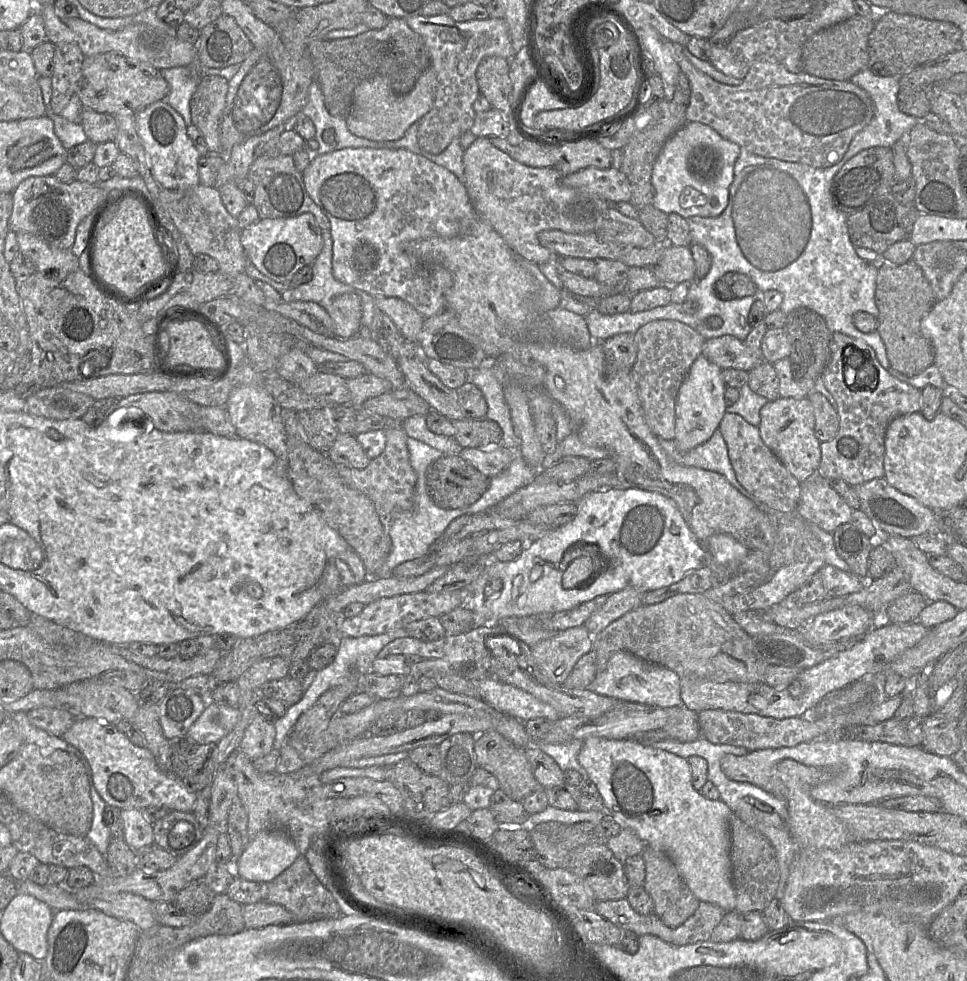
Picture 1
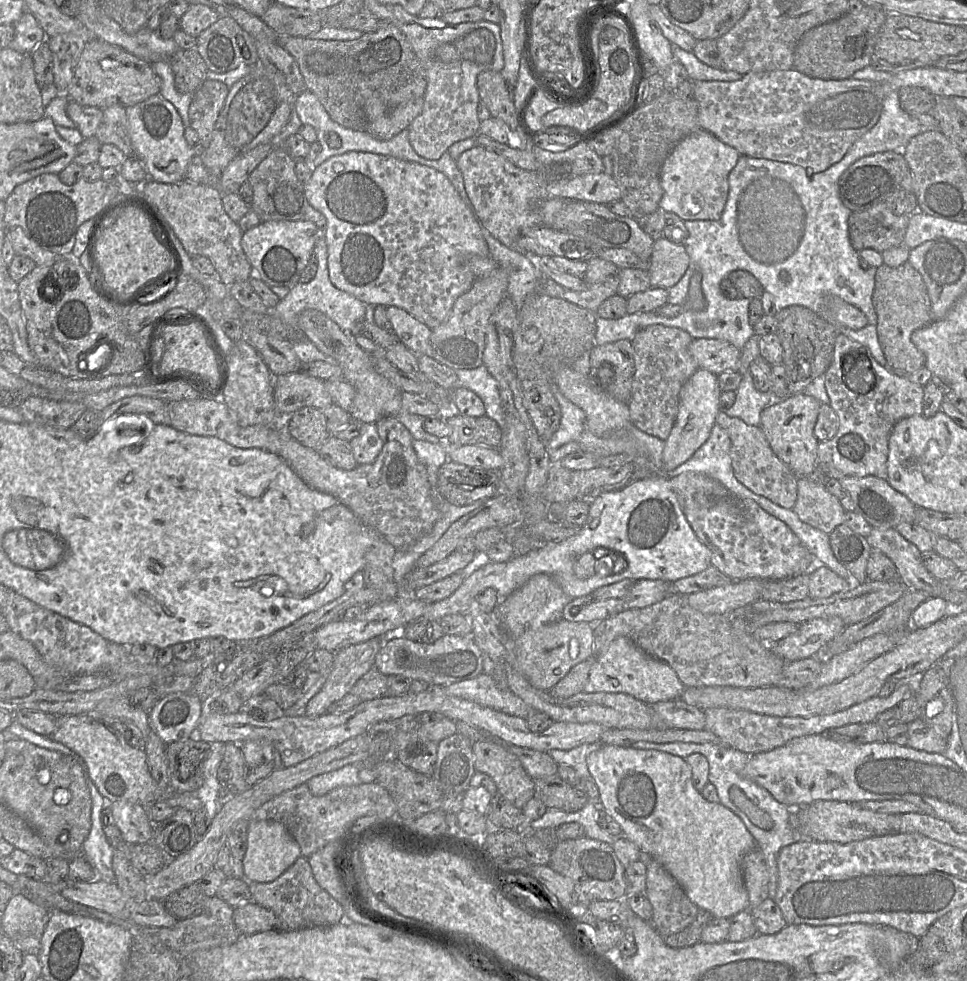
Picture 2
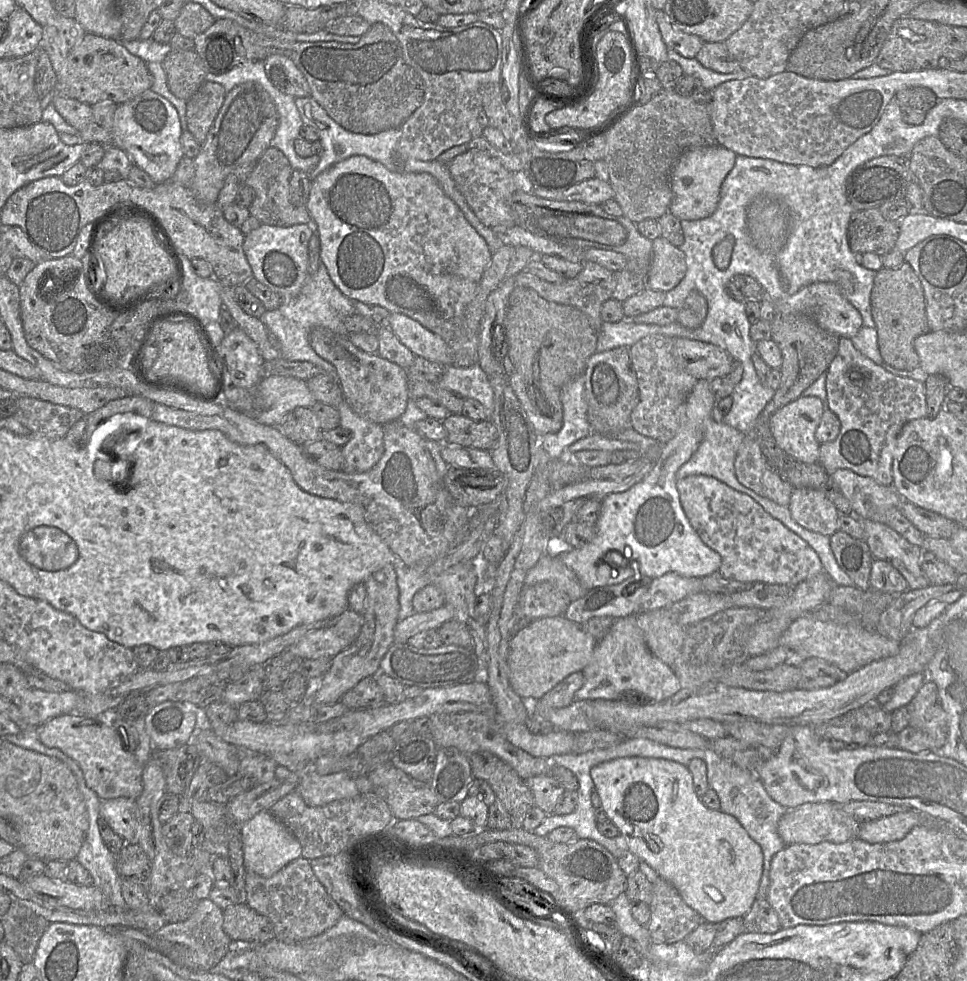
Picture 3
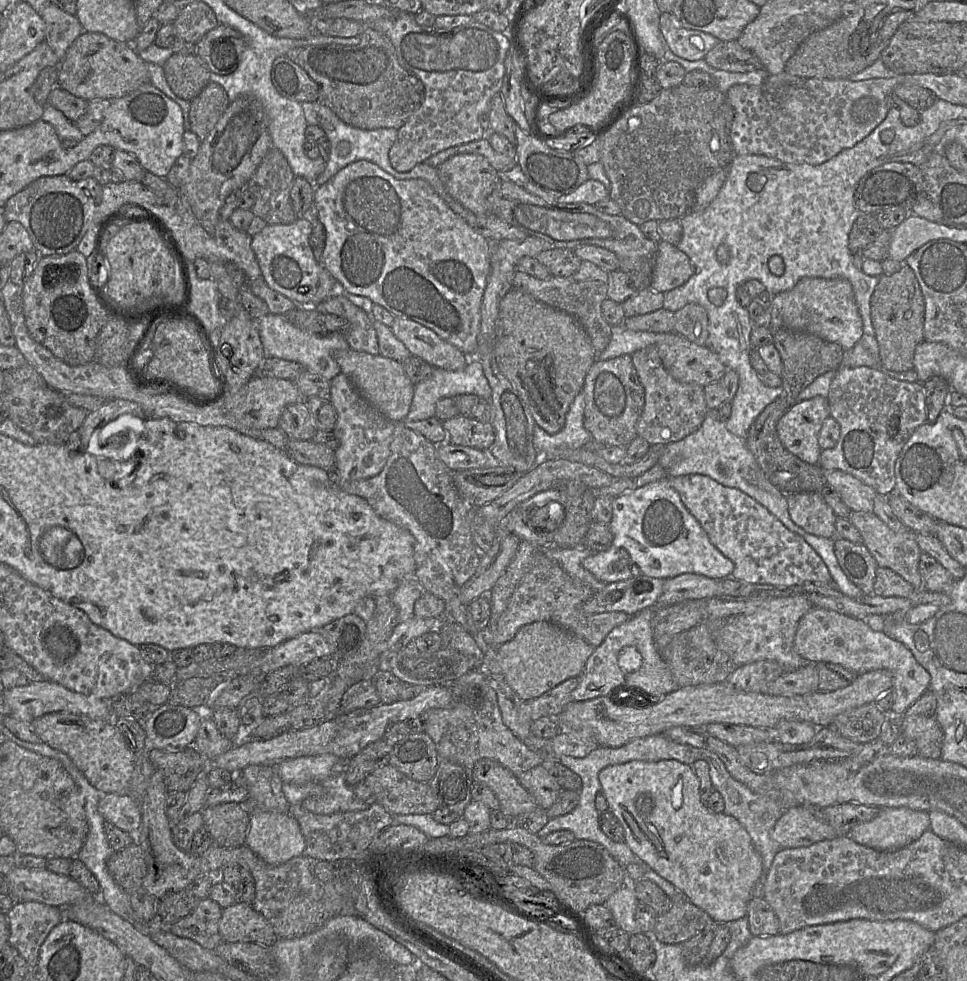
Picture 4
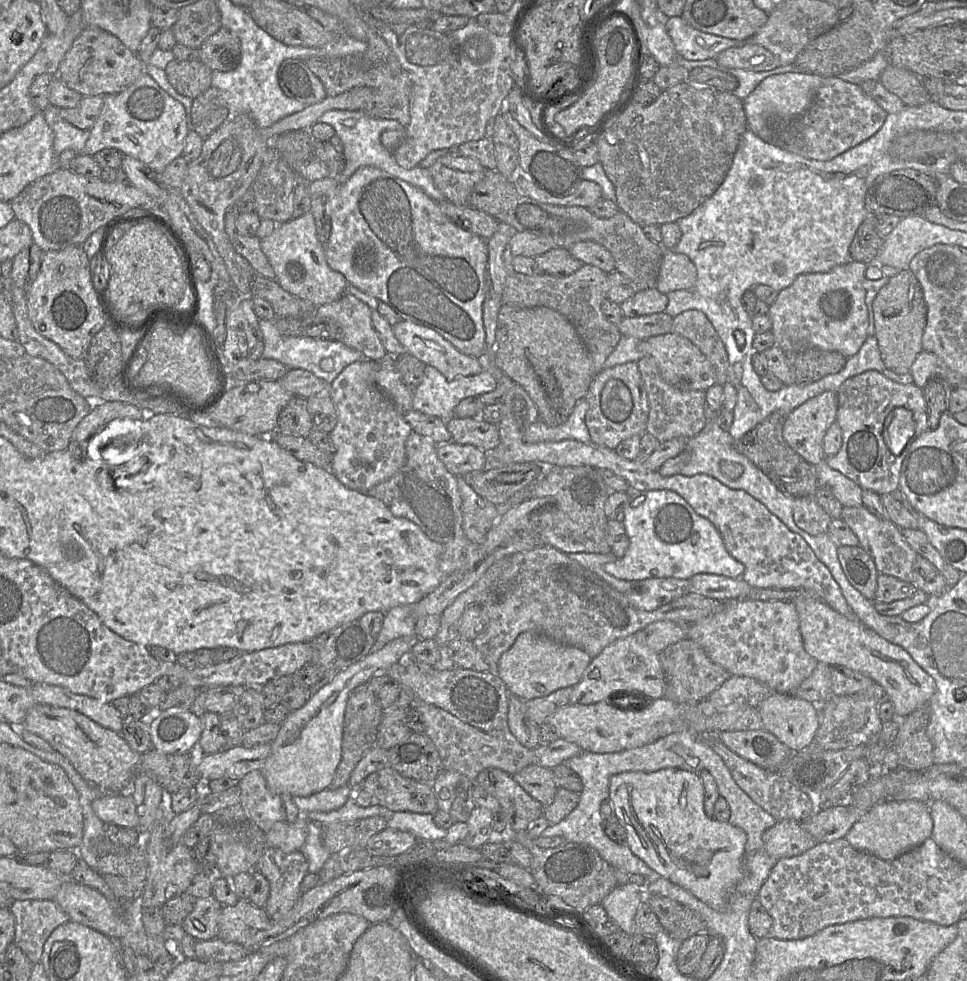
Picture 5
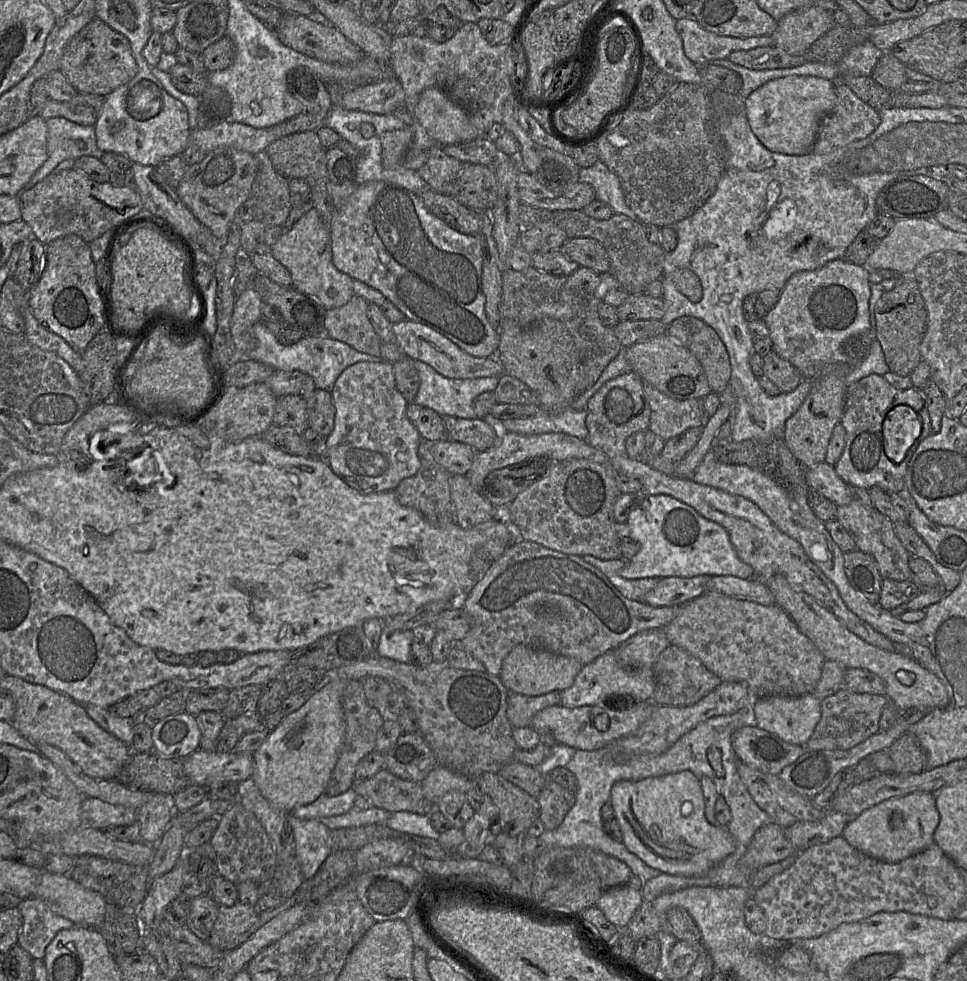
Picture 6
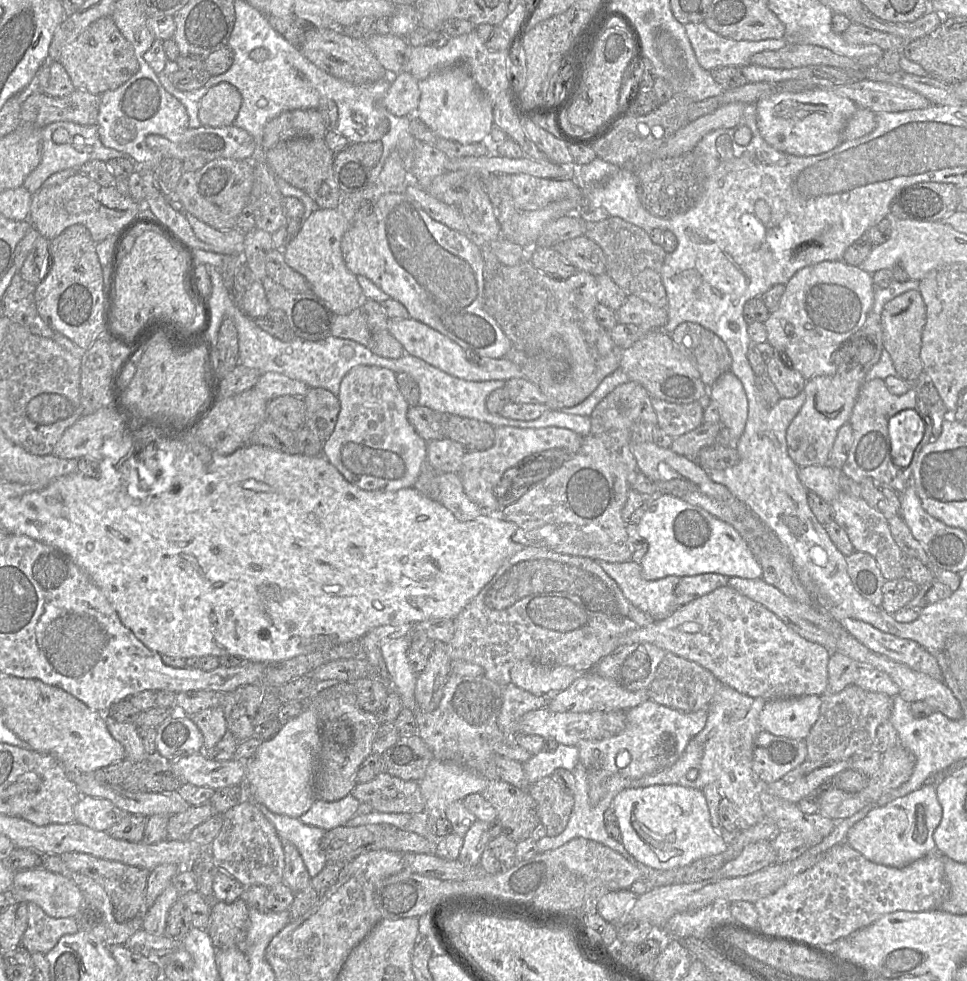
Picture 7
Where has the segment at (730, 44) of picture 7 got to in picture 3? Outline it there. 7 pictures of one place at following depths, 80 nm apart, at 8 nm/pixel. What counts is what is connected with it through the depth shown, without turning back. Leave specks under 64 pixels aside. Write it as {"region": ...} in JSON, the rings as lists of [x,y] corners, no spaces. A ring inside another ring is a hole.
{"region":[[[664,10],[656,11],[656,20],[668,49],[676,51],[685,58],[696,58],[705,43],[699,36],[675,28]]]}

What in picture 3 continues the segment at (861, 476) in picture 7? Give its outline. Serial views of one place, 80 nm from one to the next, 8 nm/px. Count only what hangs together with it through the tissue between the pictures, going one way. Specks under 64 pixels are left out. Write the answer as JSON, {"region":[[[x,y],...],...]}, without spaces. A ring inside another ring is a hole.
{"region":[[[840,337],[838,352],[826,372],[826,408],[840,420],[840,431],[832,442],[820,444],[818,463],[828,474],[838,469],[848,469],[860,476],[892,486],[892,462],[897,437],[903,426],[927,415],[924,383],[887,372],[857,350],[849,338]]]}

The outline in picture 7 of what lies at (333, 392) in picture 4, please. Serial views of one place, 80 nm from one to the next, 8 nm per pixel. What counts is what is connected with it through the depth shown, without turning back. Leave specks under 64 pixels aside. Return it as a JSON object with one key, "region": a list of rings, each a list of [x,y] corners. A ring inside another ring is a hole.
{"region":[[[365,365],[355,366],[351,370],[349,370],[349,372],[343,377],[340,383],[337,398],[340,402],[340,411],[338,414],[337,422],[331,436],[323,444],[321,455],[323,455],[343,475],[343,477],[348,482],[363,490],[396,491],[402,488],[413,487],[417,477],[421,472],[423,465],[427,461],[427,442],[424,441],[417,434],[413,426],[407,420],[407,411],[410,406],[408,405],[407,401],[405,400],[398,388],[398,385],[396,383],[396,374],[388,368]]]}

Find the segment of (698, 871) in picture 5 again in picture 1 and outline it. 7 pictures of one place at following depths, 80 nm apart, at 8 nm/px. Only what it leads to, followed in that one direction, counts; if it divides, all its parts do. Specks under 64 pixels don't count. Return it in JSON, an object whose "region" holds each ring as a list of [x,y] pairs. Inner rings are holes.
{"region":[[[596,736],[583,740],[577,759],[597,786],[604,811],[611,815],[622,829],[633,830],[646,845],[666,853],[700,901],[716,904],[726,912],[735,910],[736,895],[732,881],[729,830],[733,812],[721,799],[706,798],[693,787],[688,759],[634,738],[612,740]]]}

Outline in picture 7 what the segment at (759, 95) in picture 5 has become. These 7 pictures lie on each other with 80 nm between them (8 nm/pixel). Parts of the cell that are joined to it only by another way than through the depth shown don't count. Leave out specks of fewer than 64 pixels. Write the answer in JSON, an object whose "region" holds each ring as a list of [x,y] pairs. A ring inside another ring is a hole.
{"region":[[[827,89],[776,92],[756,103],[757,127],[763,139],[778,151],[795,156],[814,156],[830,151],[843,141],[843,130],[858,106],[849,98]]]}

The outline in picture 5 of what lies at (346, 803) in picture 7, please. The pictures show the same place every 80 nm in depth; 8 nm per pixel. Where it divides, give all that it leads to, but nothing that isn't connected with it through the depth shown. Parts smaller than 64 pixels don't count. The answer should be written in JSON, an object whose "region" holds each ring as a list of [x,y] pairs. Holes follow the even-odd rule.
{"region":[[[349,785],[335,790],[327,788],[307,797],[294,796],[292,801],[303,815],[310,812],[328,812],[342,807],[352,795],[352,791]]]}

